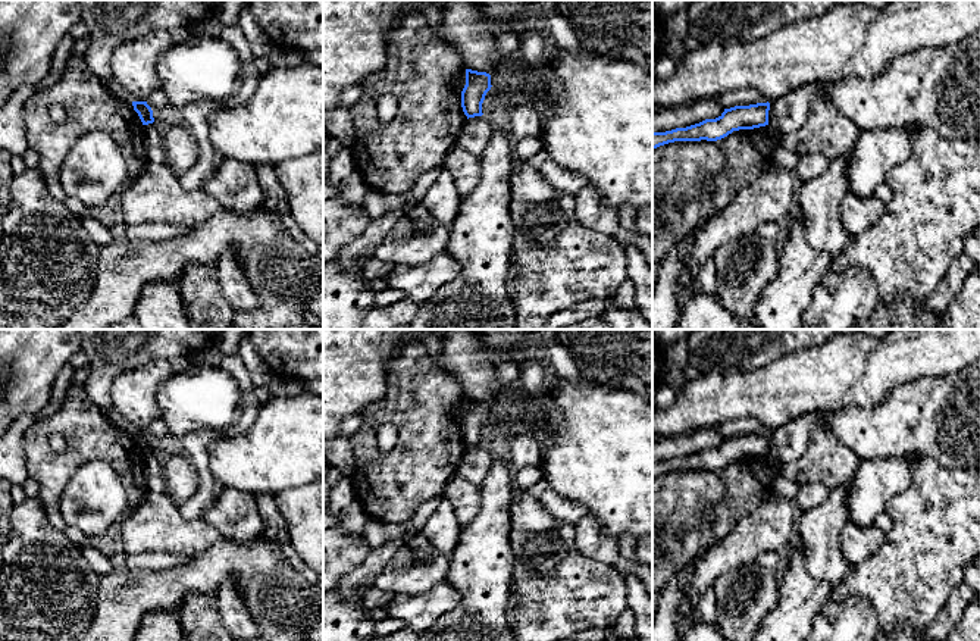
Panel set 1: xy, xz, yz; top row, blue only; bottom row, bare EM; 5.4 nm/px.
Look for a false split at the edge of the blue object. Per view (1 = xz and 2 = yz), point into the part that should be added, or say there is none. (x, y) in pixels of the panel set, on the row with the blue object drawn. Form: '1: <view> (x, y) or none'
1: none
2: none

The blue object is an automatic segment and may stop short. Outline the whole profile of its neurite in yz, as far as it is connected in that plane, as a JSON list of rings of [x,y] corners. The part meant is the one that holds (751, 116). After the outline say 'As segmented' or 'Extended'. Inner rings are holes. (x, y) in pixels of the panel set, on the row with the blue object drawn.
[[[768,101],[749,106],[735,106],[724,109],[724,112],[716,119],[705,119],[699,123],[666,132],[652,132],[652,148],[674,141],[717,141],[733,131],[765,126],[768,125],[768,110]]]. As segmented

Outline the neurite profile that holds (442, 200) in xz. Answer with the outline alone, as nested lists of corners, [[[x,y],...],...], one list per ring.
[[[442,169],[419,204],[444,226],[450,228],[461,200],[463,197],[455,188],[453,175],[447,169]]]

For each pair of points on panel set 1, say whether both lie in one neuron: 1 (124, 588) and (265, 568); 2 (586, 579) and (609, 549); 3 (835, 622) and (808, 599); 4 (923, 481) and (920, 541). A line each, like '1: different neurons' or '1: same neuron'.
1: same neuron
2: different neurons
3: different neurons
4: same neuron

